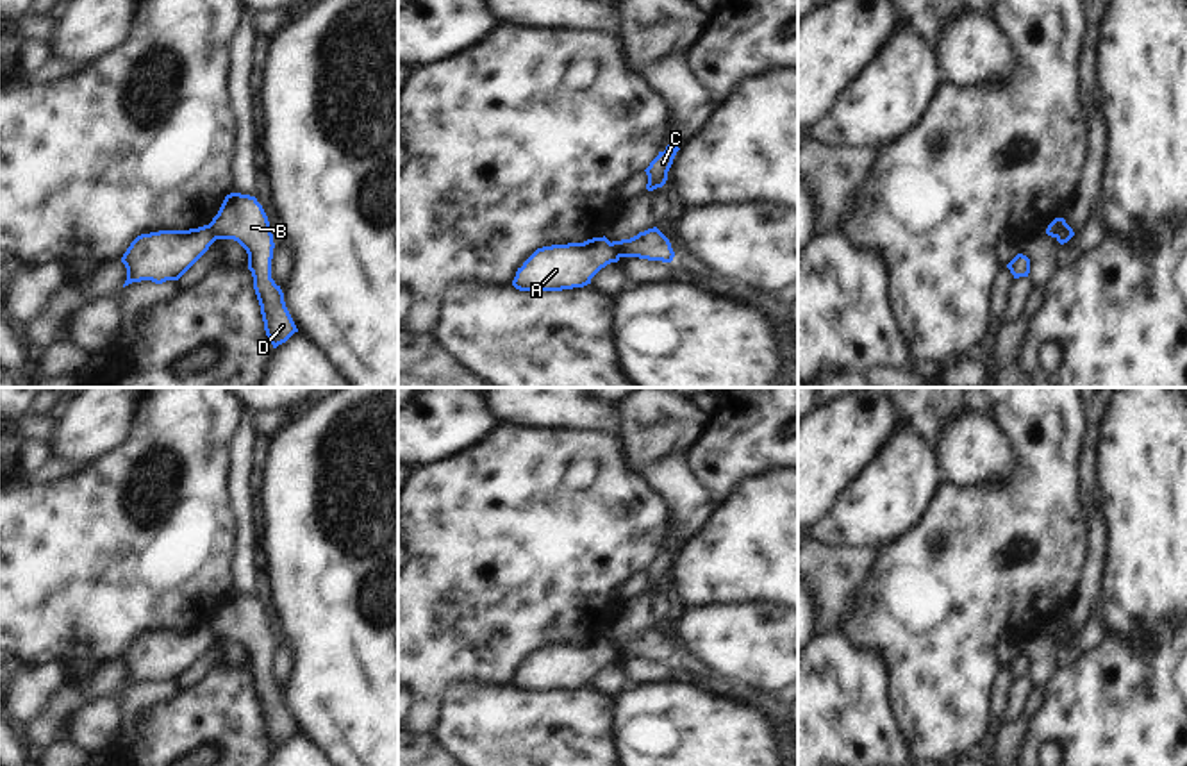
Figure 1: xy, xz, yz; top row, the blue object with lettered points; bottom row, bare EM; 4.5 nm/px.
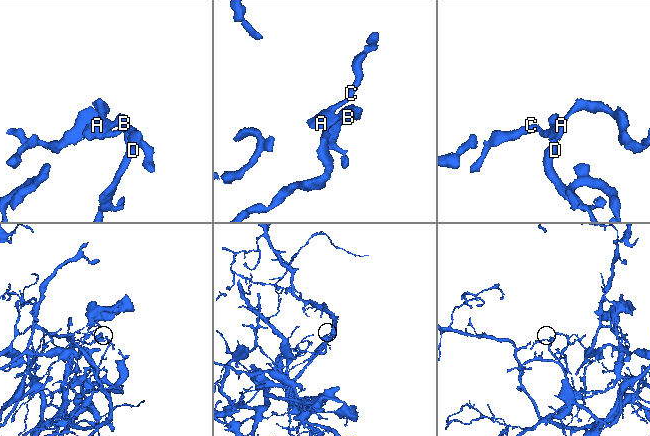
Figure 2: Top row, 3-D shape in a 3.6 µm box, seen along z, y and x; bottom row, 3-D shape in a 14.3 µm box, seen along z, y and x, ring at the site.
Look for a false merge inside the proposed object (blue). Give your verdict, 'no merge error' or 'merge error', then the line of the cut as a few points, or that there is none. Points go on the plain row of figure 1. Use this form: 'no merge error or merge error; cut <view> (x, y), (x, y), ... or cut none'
merge error; cut xy (207, 625), (216, 638)

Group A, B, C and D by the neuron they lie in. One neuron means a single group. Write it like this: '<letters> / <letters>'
A C / B D

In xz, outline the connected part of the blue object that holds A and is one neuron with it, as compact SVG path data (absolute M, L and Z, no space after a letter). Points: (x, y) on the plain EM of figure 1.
M605 636L584 643L543 646L518 668L512 686L519 691L584 687L602 668L618 661L619 655Z

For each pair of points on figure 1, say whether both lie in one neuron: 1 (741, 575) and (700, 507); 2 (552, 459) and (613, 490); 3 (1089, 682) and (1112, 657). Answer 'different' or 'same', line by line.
1: different
2: same
3: same

